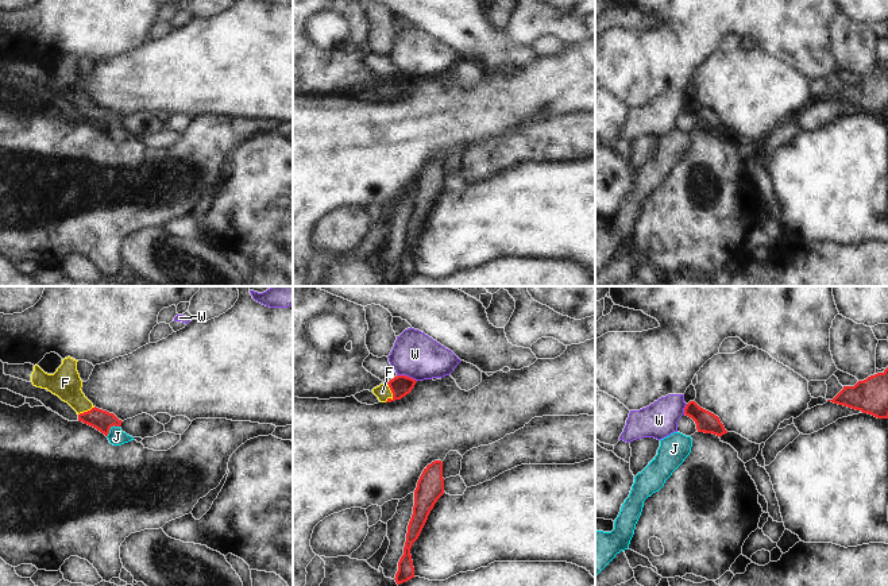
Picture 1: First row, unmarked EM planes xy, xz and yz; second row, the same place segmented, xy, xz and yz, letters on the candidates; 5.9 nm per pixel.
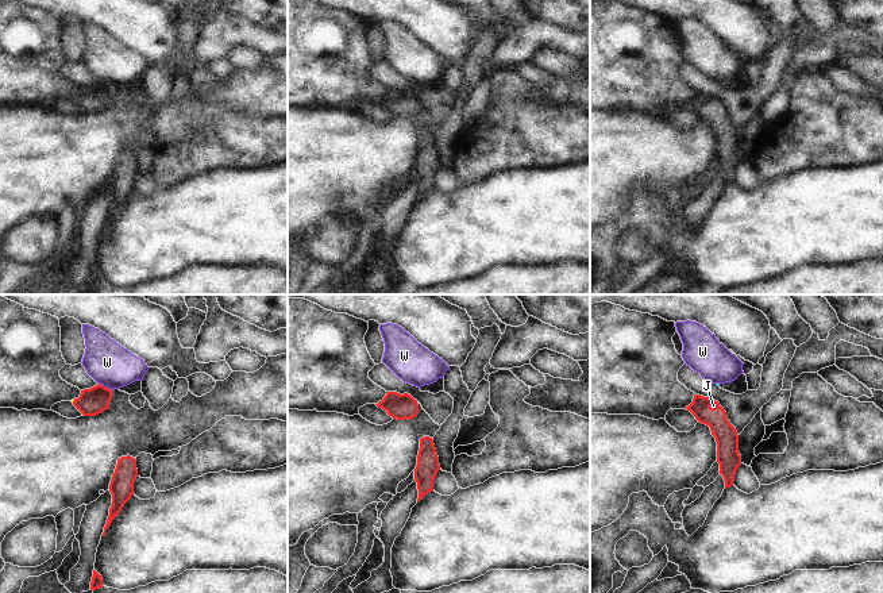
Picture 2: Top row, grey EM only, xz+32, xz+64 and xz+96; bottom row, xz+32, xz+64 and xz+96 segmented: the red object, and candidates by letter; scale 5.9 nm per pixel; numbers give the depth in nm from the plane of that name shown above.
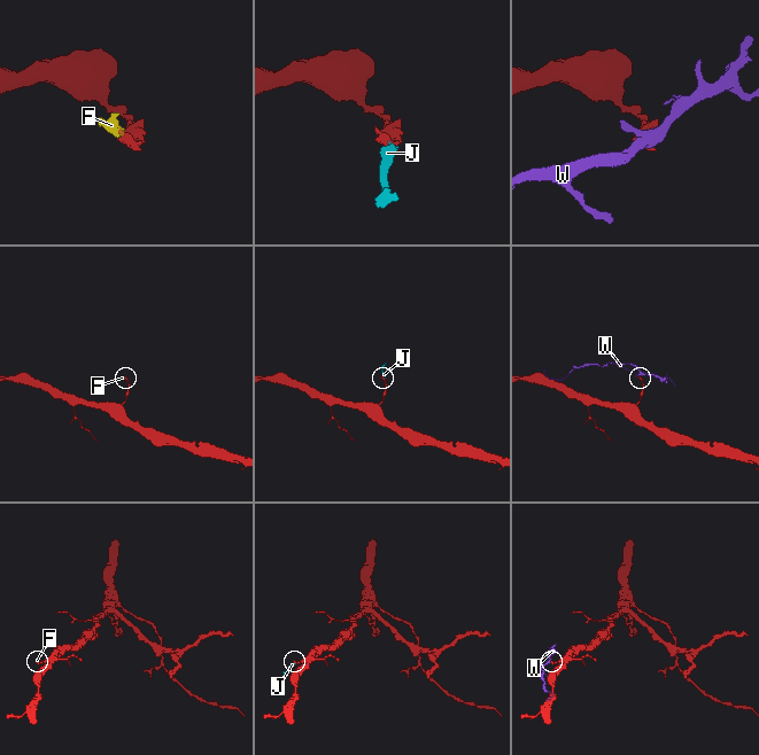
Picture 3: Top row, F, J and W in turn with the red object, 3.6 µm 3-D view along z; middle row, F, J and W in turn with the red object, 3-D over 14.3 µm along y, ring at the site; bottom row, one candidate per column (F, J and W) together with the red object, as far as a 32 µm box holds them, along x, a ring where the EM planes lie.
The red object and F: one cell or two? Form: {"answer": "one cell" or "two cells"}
{"answer": "one cell"}

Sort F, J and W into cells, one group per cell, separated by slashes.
F J / W

